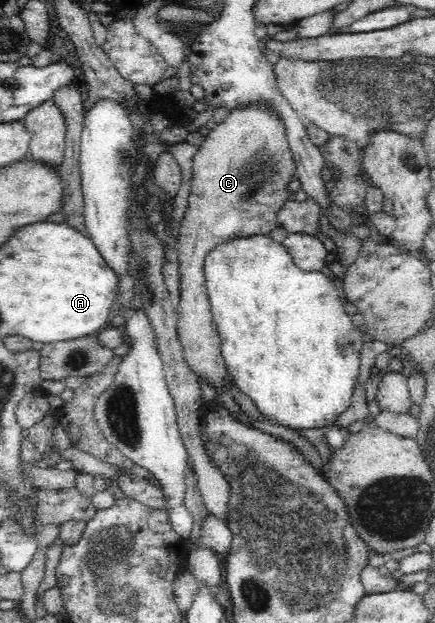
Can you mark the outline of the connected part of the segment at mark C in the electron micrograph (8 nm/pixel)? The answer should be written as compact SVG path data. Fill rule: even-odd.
M249 104L243 108L235 108L227 112L221 123L214 123L205 141L197 148L193 157L193 174L191 192L187 202L187 210L180 220L178 234L178 265L181 275L181 300L177 304L178 341L182 343L184 359L189 369L197 376L202 376L209 384L227 391L225 380L230 374L224 364L221 353L221 340L215 319L211 313L211 302L206 288L204 272L205 256L219 244L229 242L231 237L268 236L279 226L277 211L287 200L289 182L294 175L295 165L286 137L283 121L276 112L272 112L266 104Z

